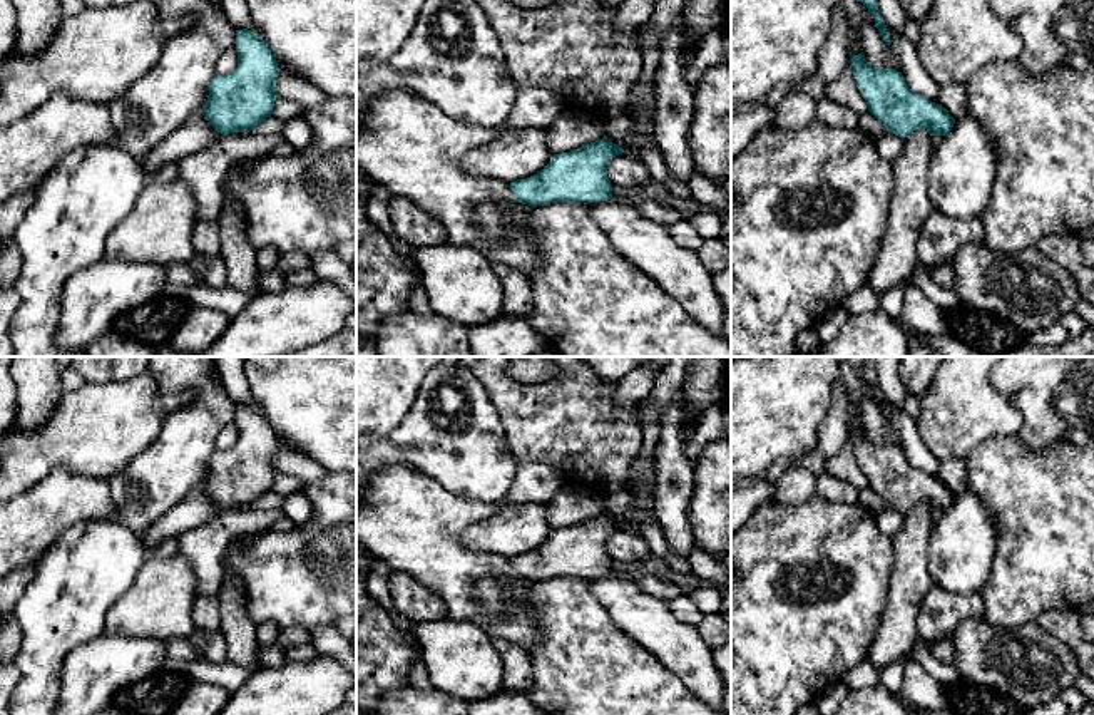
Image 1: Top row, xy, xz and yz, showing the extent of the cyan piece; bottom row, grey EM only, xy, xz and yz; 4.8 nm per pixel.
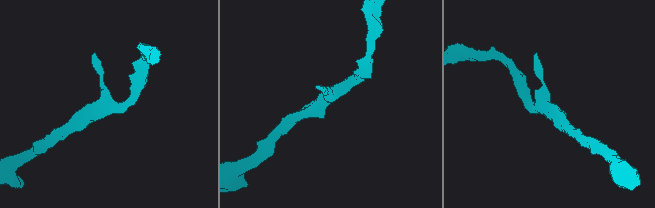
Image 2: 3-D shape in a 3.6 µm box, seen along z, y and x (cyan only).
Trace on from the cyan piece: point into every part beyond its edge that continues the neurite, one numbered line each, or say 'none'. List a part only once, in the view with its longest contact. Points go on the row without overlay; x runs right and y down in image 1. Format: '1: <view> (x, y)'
none

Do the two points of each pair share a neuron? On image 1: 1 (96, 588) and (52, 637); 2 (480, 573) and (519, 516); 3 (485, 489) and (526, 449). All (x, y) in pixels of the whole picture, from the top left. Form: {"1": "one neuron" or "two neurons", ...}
{"1": "one neuron", "2": "two neurons", "3": "two neurons"}

